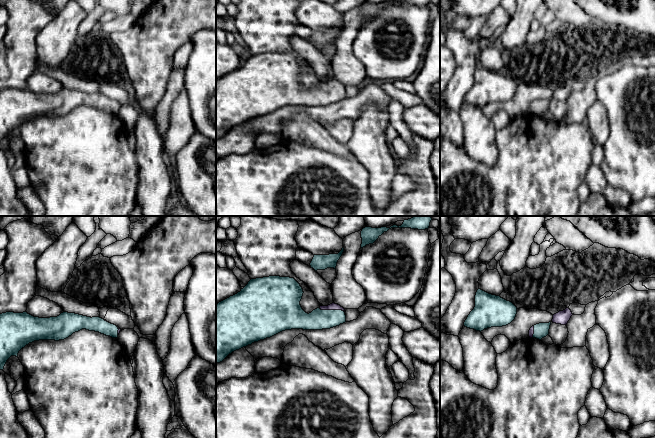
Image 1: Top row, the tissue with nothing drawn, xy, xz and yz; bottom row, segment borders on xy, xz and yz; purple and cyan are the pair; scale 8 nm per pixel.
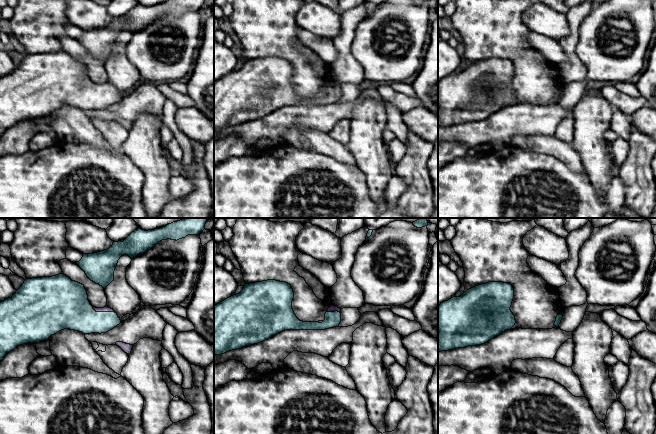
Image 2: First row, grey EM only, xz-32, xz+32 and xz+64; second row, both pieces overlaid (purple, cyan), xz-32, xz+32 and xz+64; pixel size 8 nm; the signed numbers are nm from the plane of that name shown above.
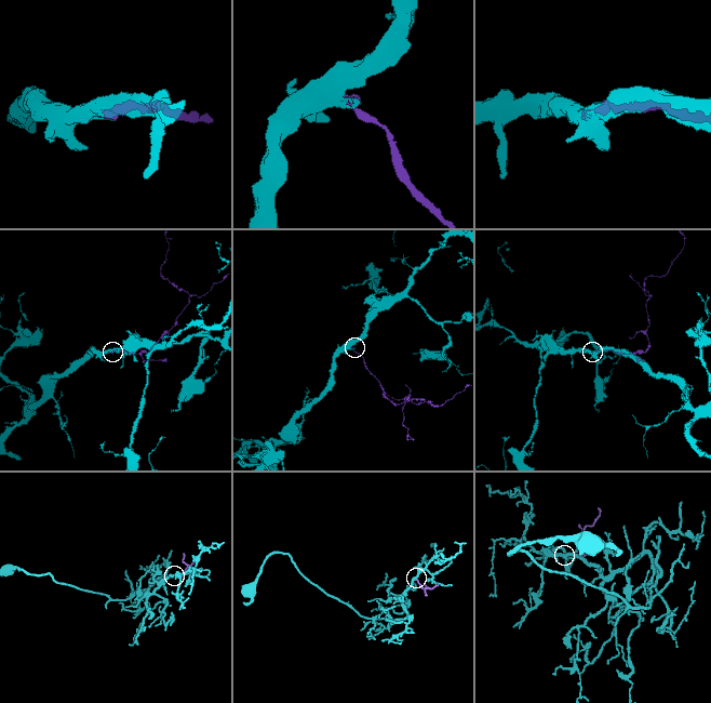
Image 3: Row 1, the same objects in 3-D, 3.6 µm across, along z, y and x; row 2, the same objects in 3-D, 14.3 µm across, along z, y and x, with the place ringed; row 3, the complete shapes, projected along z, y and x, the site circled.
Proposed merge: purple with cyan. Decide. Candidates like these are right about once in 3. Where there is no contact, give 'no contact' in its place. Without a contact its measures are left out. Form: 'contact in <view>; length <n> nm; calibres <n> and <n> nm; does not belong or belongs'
contact in xz; length 220 nm; calibres 60 and 170 nm; belongs

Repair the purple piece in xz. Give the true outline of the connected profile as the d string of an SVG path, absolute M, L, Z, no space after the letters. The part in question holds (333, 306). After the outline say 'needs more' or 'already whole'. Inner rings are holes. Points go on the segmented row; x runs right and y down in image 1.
M269 276L251 279L240 292L216 304L216 364L236 350L285 330L330 329L346 322L345 309L335 303L306 313L300 305L303 293L294 278Z; needs more

